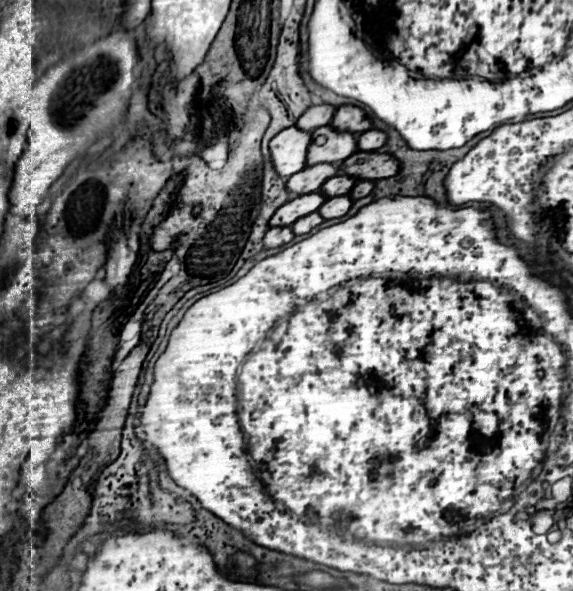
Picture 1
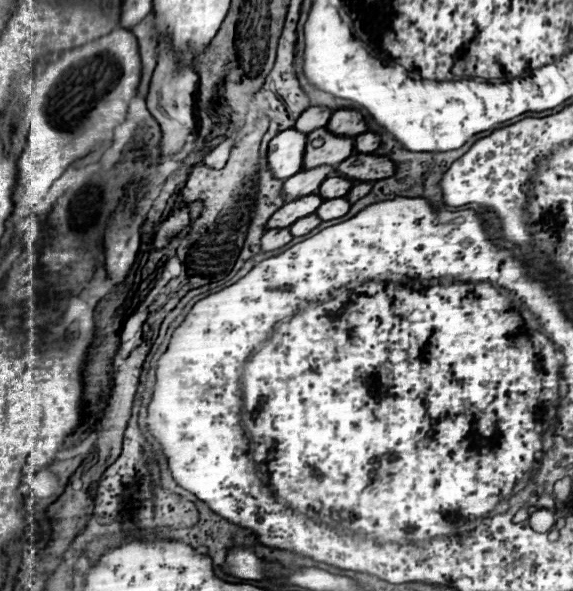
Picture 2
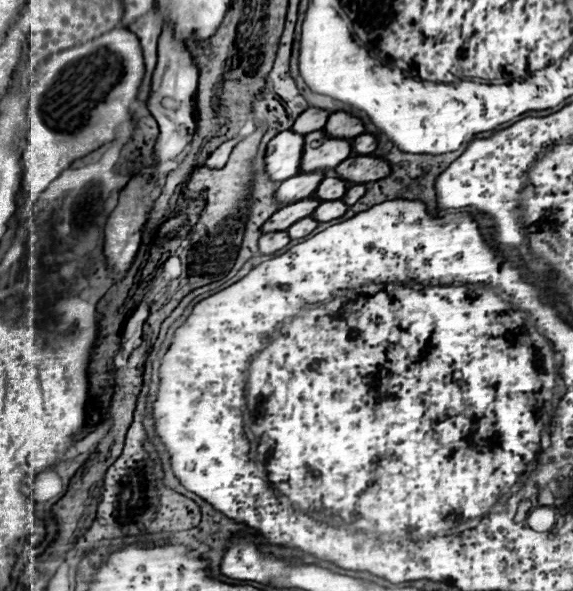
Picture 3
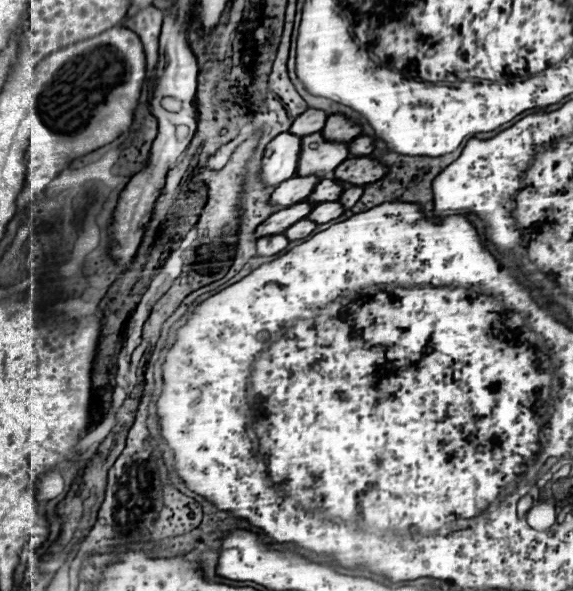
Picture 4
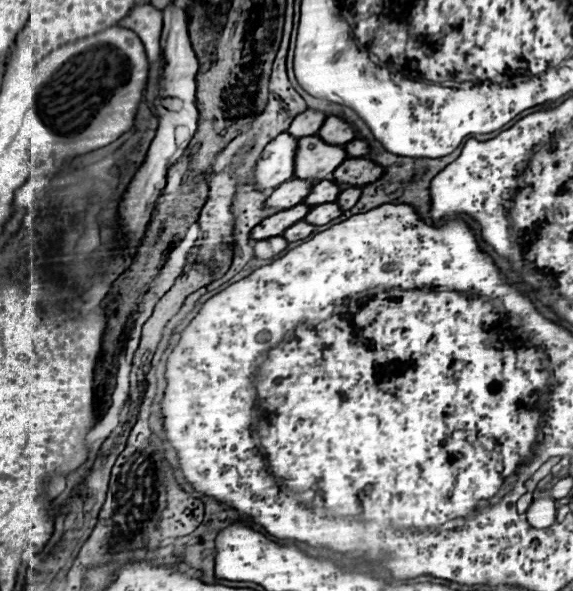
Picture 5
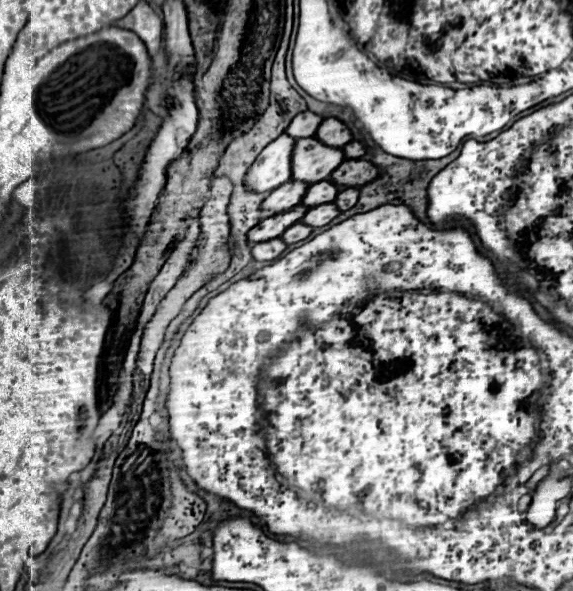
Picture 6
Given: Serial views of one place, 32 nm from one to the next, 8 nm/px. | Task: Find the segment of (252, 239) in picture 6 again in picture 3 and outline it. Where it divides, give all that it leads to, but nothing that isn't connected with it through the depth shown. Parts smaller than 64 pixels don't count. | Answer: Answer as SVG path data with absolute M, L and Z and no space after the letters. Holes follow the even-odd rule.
M310 198L310 200L298 200L296 204L288 204L288 206L280 208L278 212L274 212L274 214L262 224L260 232L262 232L262 234L264 234L264 232L282 232L282 230L290 228L296 220L302 220L302 218L310 216L310 214L316 210L318 204L320 204L320 202L314 200L314 198Z

